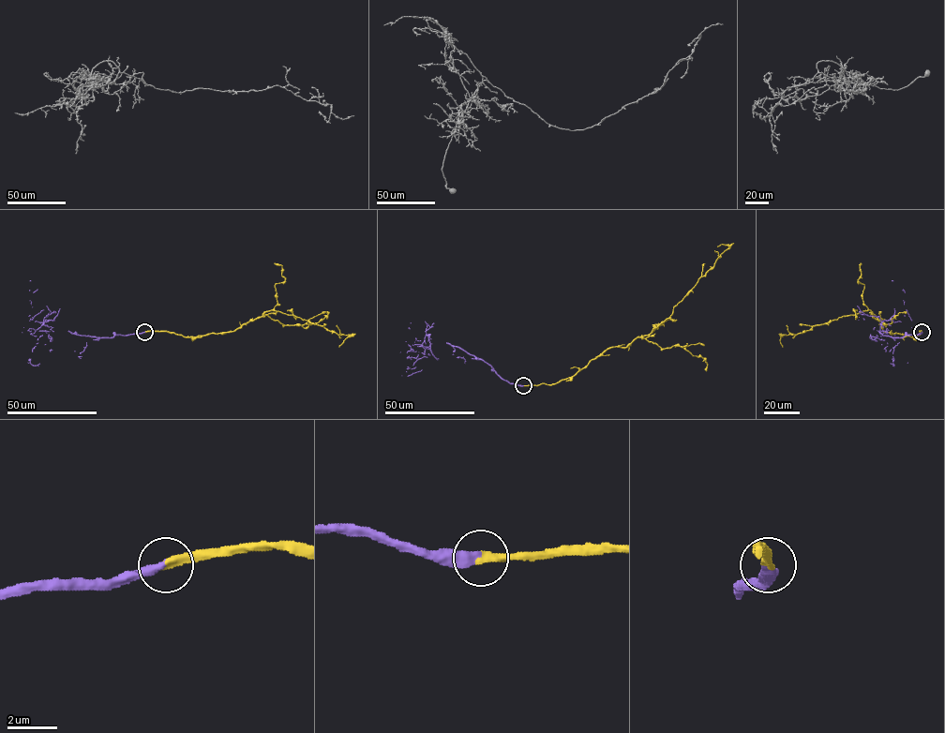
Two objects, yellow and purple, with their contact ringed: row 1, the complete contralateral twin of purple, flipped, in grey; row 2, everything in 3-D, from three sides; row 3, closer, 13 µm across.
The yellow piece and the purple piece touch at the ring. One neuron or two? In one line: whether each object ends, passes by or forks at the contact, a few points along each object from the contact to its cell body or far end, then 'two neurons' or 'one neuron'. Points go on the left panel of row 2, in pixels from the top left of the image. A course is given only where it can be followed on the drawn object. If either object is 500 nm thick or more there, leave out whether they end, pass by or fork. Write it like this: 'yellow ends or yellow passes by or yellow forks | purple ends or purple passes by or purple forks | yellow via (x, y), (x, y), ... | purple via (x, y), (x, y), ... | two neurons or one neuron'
yellow ends | purple ends | yellow via (144, 332), (167, 331), (185, 336), (228, 333), (272, 310), (293, 315), (338, 335), (352, 335), (339, 347) | purple via (144, 332), (112, 337), (91, 336), (43, 324), (53, 321), (35, 321), (30, 315), (30, 280) | one neuron

